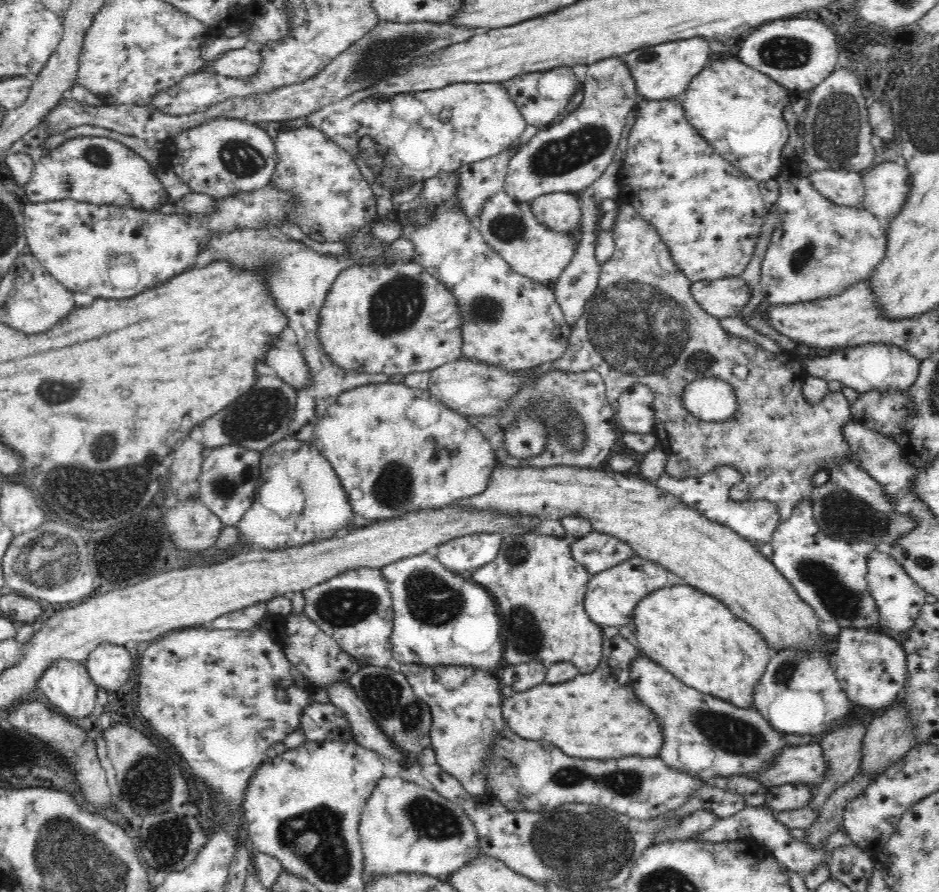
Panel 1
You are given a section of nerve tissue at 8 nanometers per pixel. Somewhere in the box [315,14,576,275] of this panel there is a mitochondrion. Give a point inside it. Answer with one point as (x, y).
(374, 57)

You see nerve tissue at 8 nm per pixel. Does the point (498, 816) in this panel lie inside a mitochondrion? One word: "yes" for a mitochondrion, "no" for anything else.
no

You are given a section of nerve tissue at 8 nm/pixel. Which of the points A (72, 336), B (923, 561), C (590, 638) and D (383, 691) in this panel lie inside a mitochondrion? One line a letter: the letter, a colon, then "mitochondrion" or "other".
A: other
B: mitochondrion
C: other
D: mitochondrion

